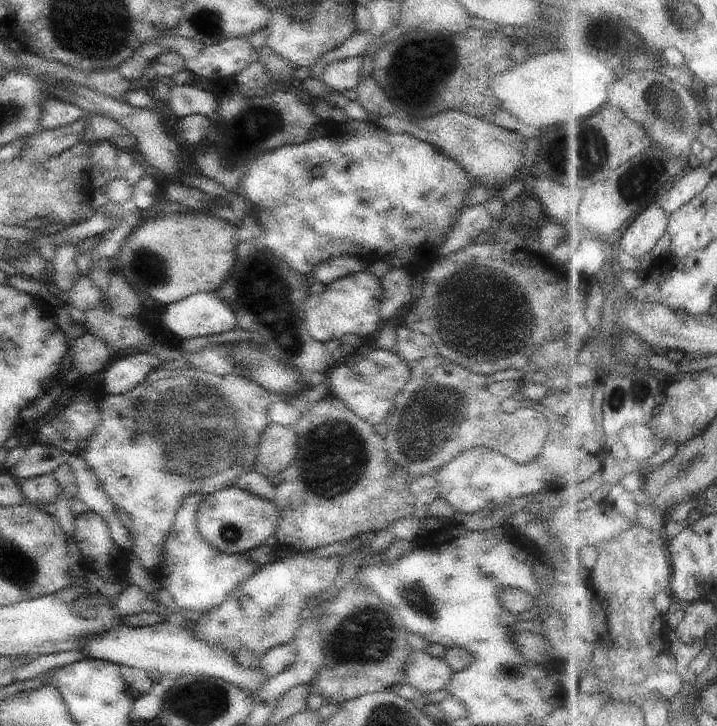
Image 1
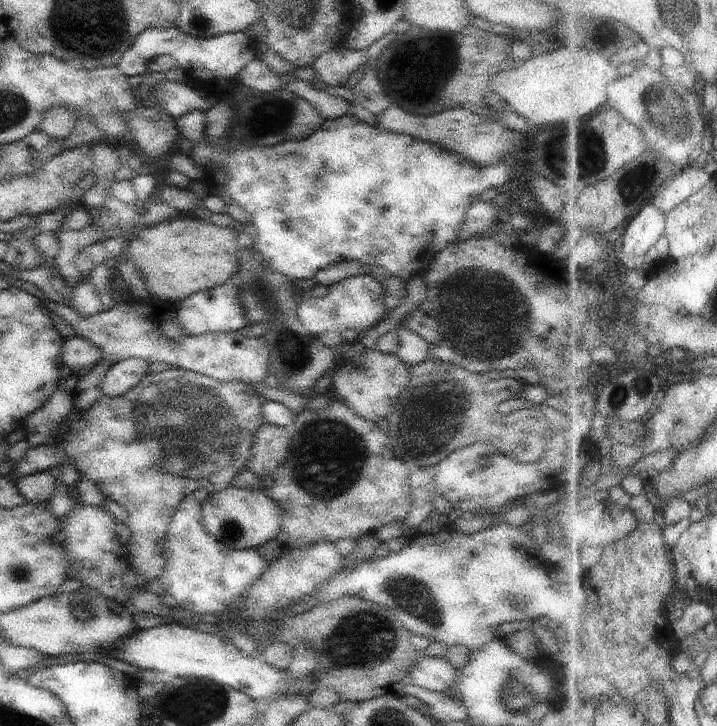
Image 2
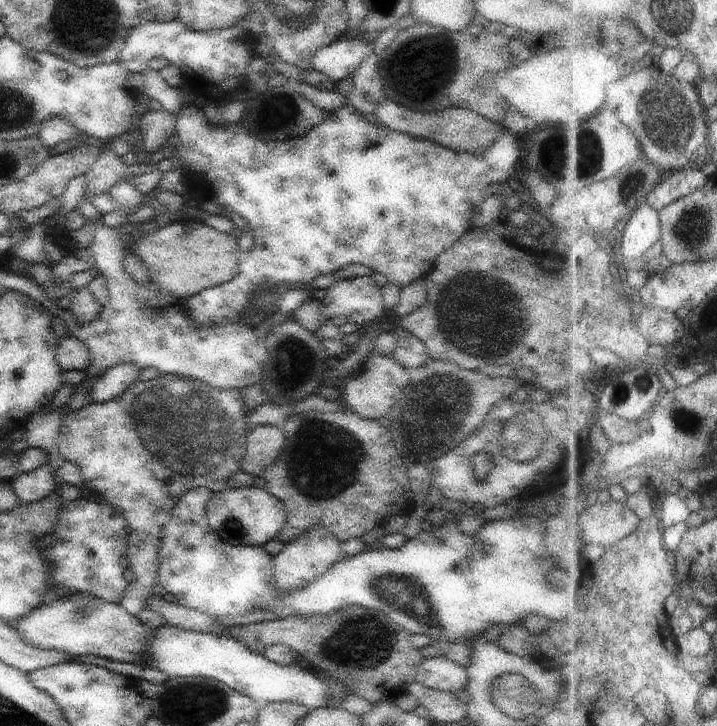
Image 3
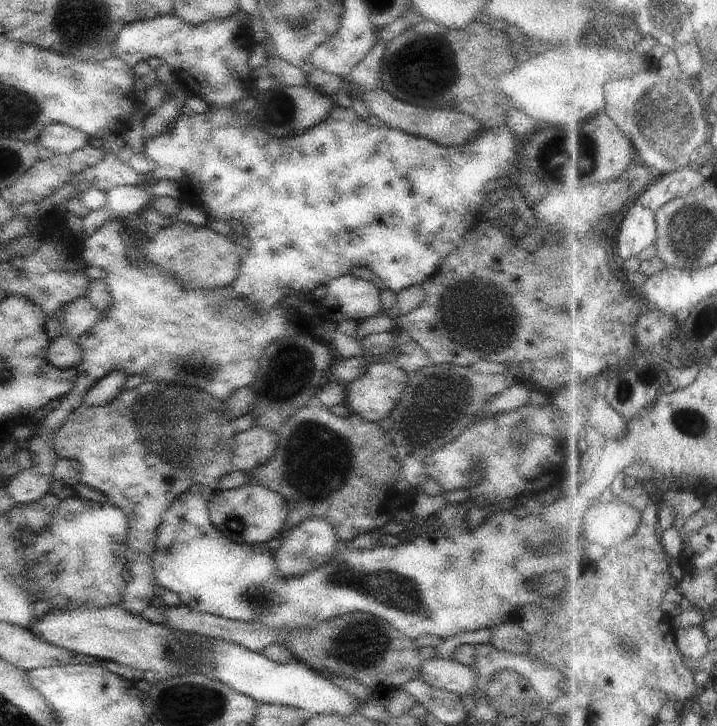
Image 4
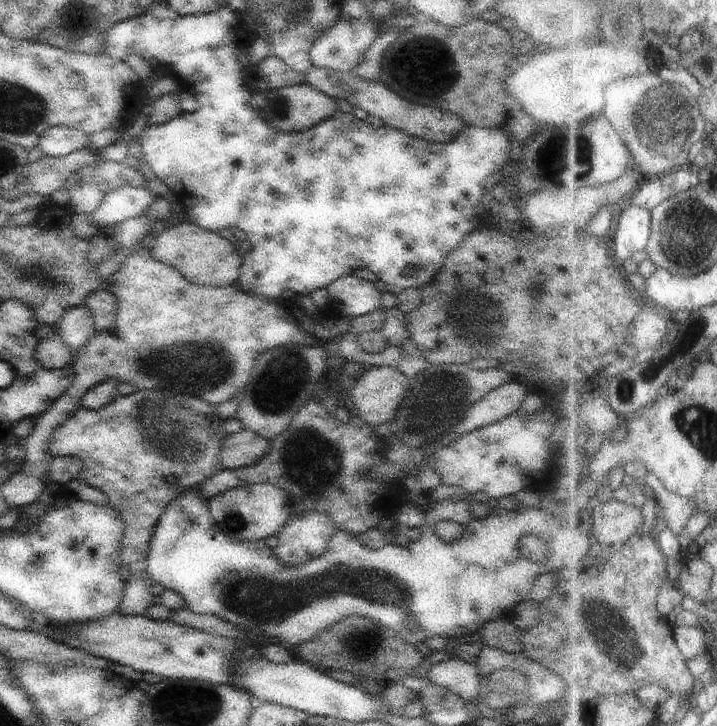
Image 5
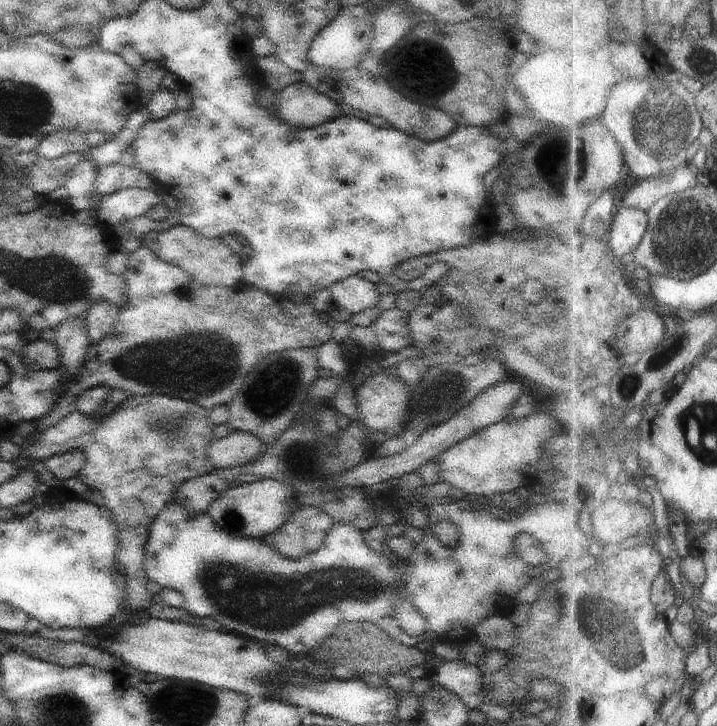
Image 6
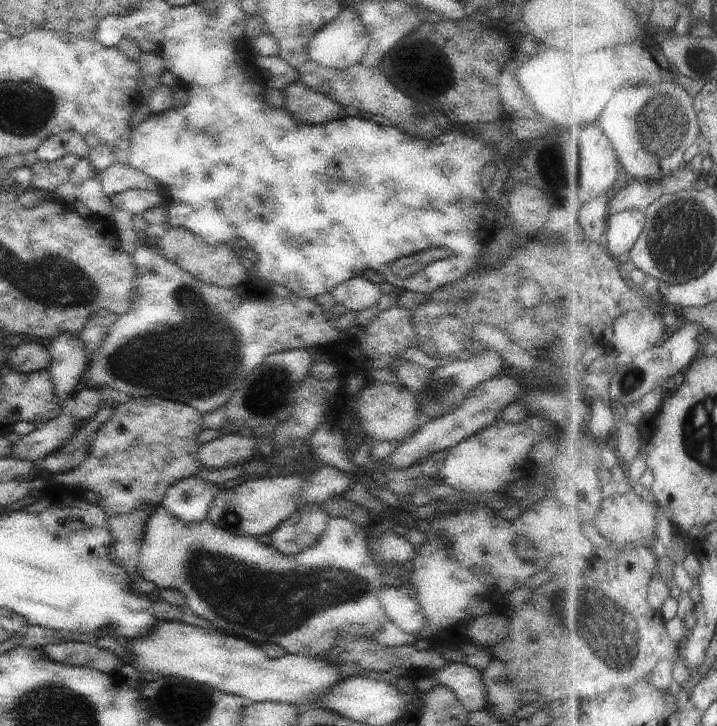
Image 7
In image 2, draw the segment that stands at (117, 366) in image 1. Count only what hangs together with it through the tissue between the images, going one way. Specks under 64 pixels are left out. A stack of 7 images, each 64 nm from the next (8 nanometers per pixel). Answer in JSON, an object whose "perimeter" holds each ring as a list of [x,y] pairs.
{"perimeter":[[[141,358],[123,359],[114,363],[101,380],[101,394],[109,398],[125,394],[149,372],[150,365],[151,362]]]}

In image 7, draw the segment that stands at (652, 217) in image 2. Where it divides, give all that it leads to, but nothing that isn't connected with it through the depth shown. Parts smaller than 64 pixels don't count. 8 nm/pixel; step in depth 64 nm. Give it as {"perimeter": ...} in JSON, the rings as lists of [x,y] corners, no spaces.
{"perimeter":[[[625,210],[609,216],[608,229],[604,241],[613,253],[621,256],[630,253],[636,246],[637,240],[644,235],[648,217],[642,210]]]}

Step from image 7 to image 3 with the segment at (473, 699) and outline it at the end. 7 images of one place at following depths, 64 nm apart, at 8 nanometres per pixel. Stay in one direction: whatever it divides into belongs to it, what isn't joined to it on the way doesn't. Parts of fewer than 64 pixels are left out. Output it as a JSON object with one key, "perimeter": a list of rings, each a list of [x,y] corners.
{"perimeter":[[[445,656],[422,658],[417,666],[414,681],[433,690],[462,695],[467,684],[467,670]]]}

